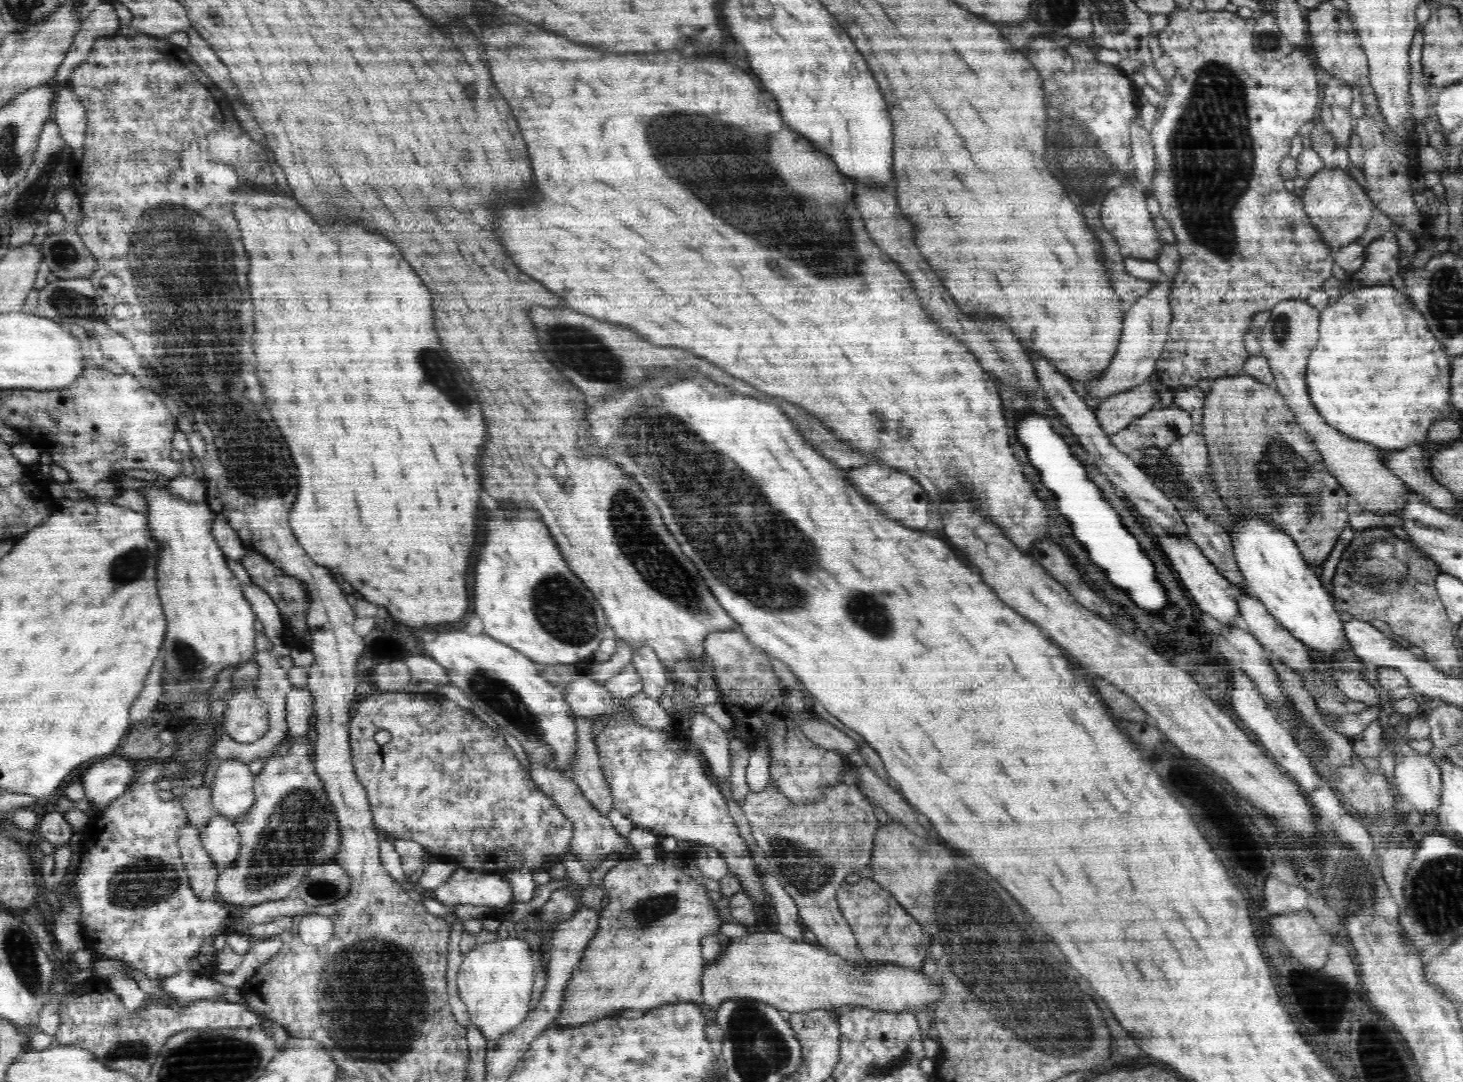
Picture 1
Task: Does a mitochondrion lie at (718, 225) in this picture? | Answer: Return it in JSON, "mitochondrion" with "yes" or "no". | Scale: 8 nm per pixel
{"mitochondrion":"no"}

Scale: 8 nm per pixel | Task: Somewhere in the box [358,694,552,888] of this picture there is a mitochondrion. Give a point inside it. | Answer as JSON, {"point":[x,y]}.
{"point":[436,772]}

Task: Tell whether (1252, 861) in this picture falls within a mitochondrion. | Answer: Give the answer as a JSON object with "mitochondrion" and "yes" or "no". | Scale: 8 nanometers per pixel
{"mitochondrion":"no"}

